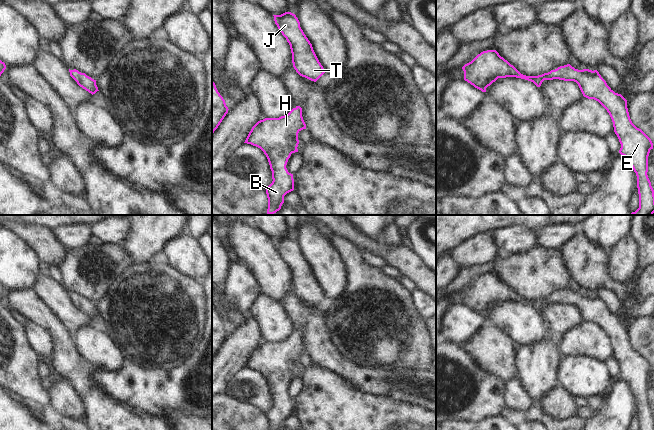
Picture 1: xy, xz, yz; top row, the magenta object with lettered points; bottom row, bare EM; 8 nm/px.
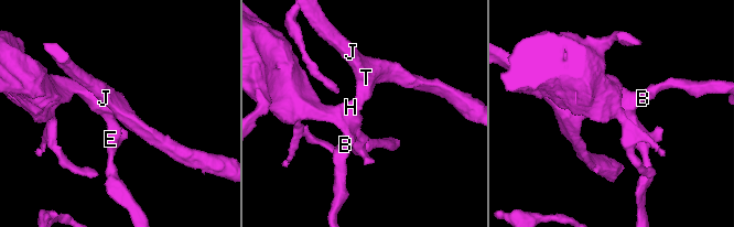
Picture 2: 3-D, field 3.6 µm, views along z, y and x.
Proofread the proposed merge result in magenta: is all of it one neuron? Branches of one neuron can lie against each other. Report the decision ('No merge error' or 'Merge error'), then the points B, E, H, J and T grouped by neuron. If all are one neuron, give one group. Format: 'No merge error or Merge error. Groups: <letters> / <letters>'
No merge error. Groups: B E H J T.

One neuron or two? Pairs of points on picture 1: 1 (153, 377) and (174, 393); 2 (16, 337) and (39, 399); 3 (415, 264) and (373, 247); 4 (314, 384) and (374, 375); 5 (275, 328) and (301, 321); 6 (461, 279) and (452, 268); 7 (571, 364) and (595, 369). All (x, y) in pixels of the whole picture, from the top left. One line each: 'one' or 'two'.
1: one
2: one
3: one
4: two
5: two
6: two
7: one

